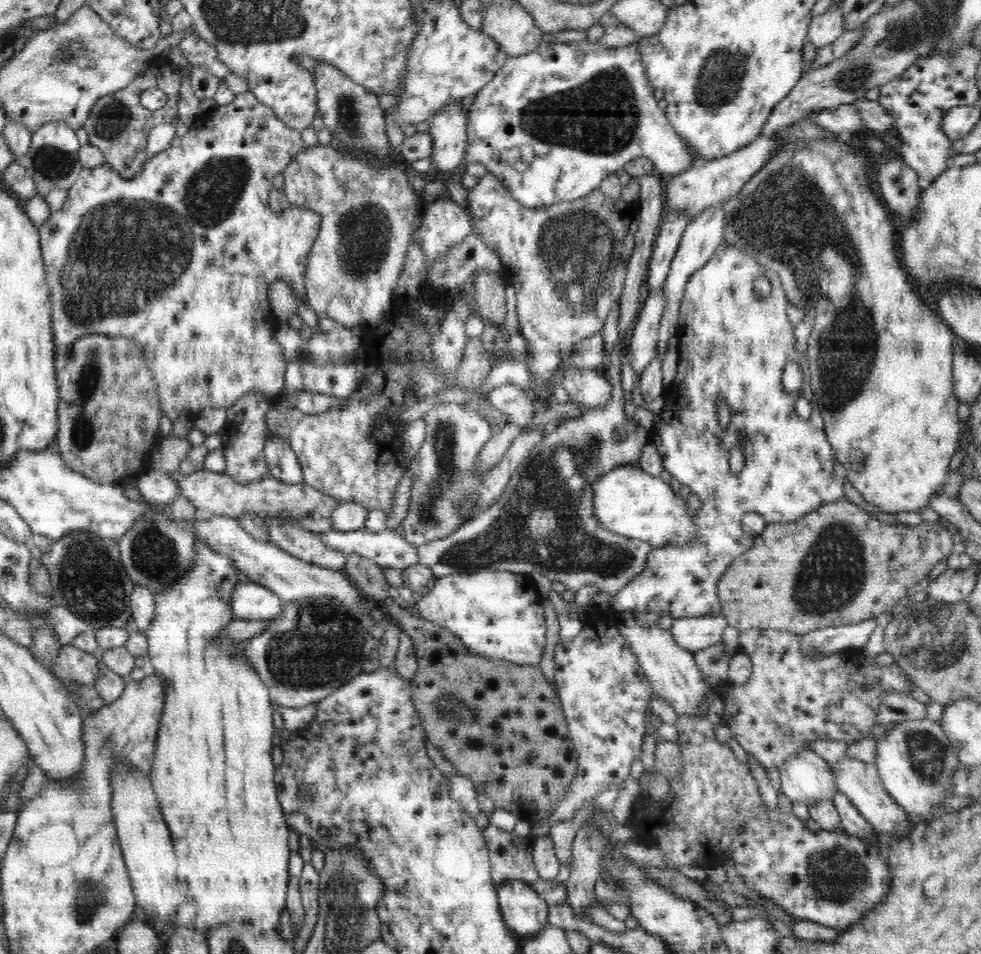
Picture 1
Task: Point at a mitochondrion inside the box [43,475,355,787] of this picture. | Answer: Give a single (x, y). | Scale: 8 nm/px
(89, 580)

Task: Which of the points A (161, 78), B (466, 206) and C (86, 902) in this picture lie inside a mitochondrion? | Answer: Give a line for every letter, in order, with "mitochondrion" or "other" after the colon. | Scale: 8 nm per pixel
A: other
B: other
C: mitochondrion

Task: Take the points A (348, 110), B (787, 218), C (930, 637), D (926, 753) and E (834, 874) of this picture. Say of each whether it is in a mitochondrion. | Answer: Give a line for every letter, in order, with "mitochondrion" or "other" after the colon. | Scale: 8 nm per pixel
A: mitochondrion
B: mitochondrion
C: mitochondrion
D: mitochondrion
E: mitochondrion

